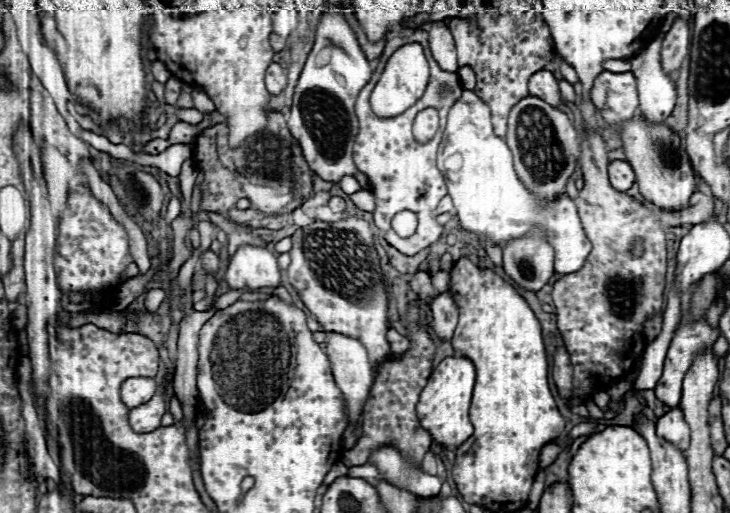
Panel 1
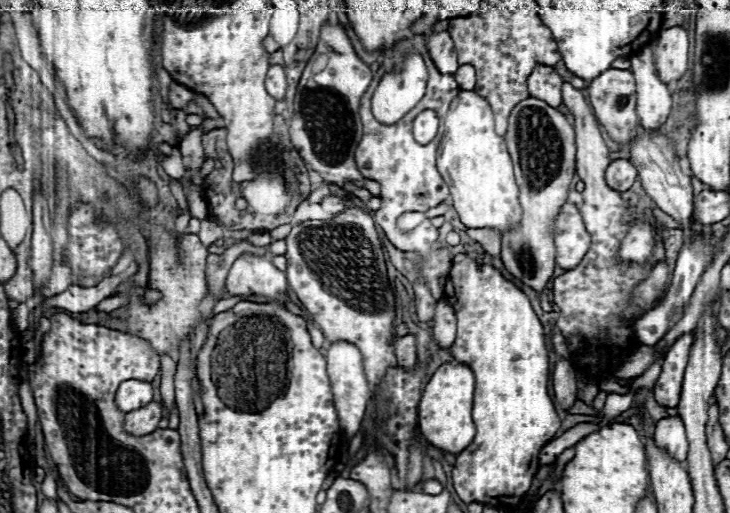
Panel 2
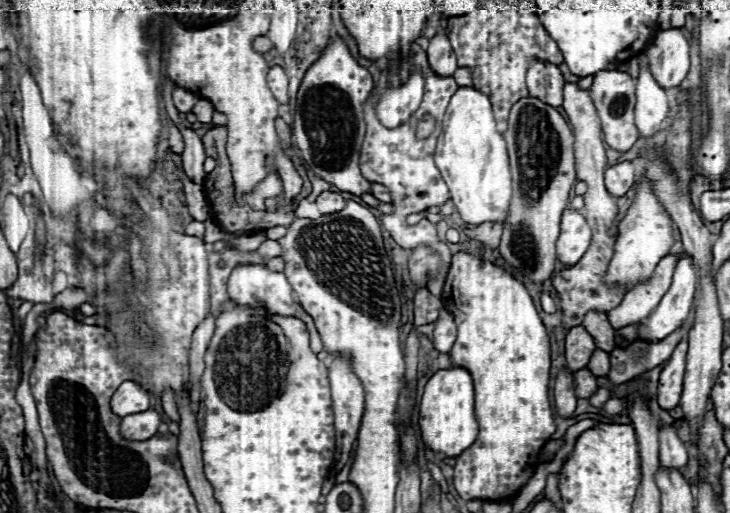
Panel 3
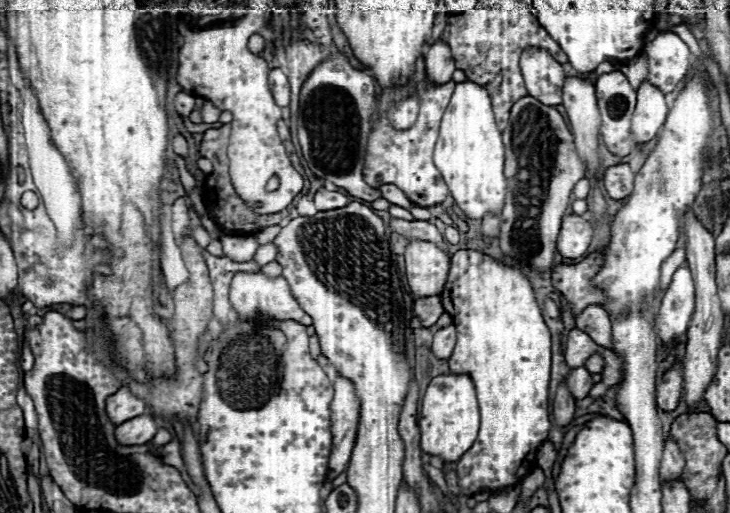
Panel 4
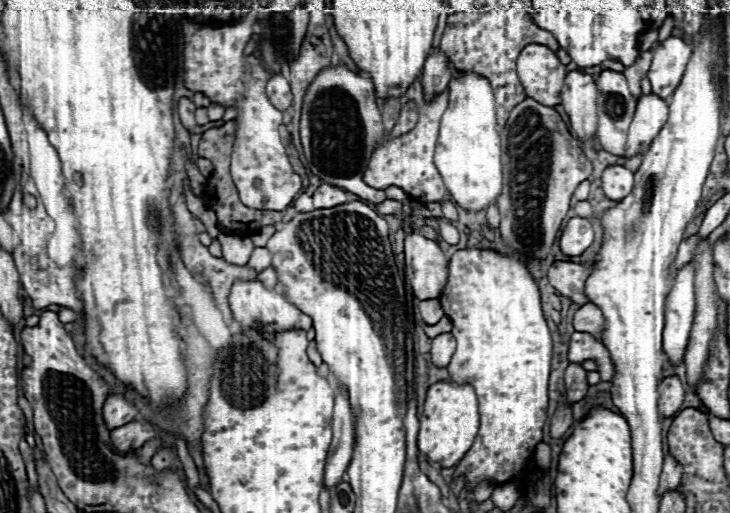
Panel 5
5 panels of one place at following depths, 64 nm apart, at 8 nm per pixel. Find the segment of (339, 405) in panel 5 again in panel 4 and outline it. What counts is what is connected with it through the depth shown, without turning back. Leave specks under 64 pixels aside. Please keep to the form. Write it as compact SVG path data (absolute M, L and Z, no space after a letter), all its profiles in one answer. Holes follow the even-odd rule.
M342 376L336 378L334 400L330 408L332 408L332 454L328 462L328 480L332 482L346 470L350 462L350 452L356 442L360 404L350 380Z

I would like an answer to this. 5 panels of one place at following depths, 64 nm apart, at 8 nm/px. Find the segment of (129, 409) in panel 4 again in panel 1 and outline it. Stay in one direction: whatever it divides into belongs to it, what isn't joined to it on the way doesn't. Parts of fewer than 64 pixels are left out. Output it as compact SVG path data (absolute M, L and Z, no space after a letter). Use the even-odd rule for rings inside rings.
M128 378L120 388L120 398L126 404L126 408L136 408L144 402L148 402L156 392L156 384L152 378Z

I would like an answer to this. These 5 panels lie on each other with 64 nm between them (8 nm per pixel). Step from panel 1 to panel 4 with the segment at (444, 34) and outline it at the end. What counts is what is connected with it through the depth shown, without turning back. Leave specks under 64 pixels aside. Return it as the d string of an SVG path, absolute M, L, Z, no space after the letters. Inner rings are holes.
M442 40L434 42L430 46L430 50L424 54L424 62L426 62L428 82L442 84L442 82L452 80L452 74L456 68L454 68L454 60L450 56L450 48Z

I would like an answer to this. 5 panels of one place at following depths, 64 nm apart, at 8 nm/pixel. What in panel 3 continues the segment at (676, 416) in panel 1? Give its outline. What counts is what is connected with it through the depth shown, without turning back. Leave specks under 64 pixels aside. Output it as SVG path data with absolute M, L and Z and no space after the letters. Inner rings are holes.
M664 426L660 430L660 466L662 468L684 468L688 462L688 452L684 442L678 438L674 426Z

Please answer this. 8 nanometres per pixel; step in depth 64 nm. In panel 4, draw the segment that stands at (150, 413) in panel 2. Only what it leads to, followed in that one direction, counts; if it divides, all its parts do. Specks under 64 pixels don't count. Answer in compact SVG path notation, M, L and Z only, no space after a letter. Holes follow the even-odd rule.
M148 414L136 416L132 420L126 420L124 424L116 426L114 436L118 438L118 442L122 442L122 446L134 446L134 444L146 444L154 438L158 426L156 420Z

